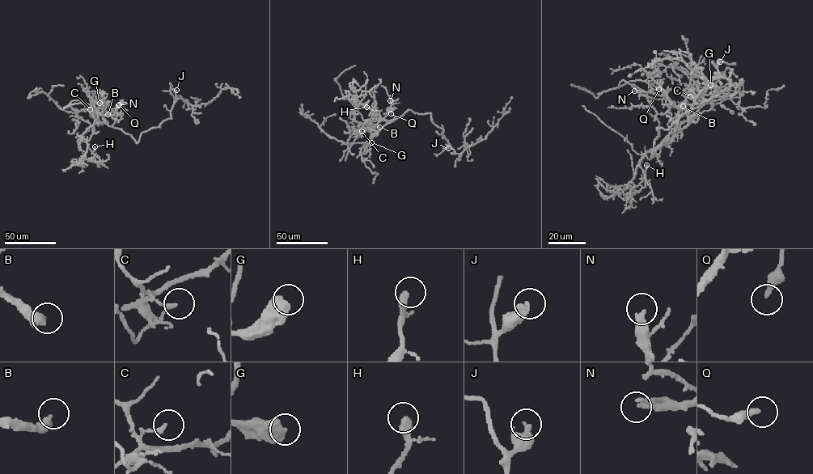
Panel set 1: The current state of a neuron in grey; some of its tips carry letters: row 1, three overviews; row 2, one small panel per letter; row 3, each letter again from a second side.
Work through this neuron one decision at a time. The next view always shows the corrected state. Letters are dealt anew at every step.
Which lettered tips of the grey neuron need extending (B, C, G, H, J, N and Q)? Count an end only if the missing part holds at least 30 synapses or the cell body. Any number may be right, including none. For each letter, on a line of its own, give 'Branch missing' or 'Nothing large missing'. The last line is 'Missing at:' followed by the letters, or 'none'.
B: Branch missing
C: Nothing large missing
G: Nothing large missing
H: Nothing large missing
J: Nothing large missing
N: Branch missing
Q: Nothing large missing
Missing at: B, N

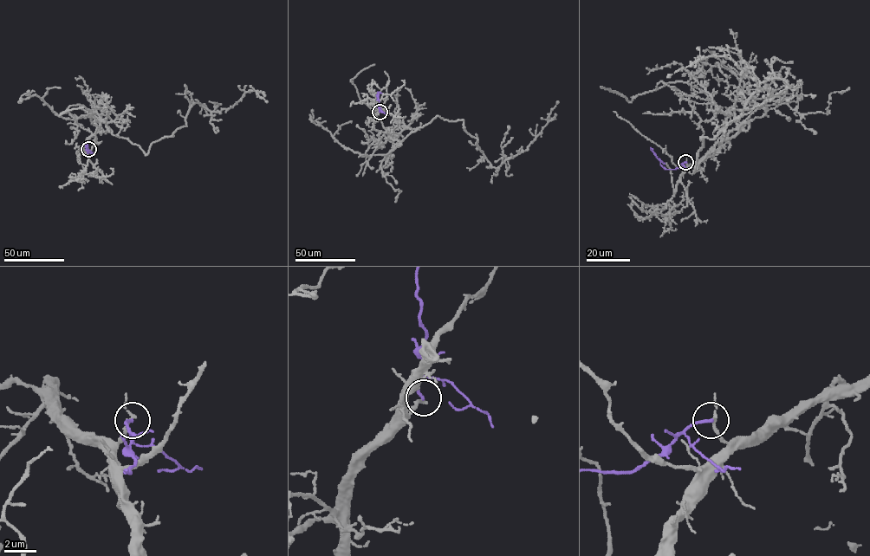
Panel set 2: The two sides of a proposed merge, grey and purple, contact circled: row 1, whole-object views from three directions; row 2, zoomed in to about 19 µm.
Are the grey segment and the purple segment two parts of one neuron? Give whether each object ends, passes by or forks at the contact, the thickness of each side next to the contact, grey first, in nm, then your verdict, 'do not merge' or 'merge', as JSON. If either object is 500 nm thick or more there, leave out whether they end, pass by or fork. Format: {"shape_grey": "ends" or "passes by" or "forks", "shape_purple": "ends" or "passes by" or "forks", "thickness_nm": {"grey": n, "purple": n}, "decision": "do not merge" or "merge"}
{"shape_grey": "passes by", "shape_purple": "ends", "thickness_nm": {"grey": 170, "purple": 190}, "decision": "do not merge"}

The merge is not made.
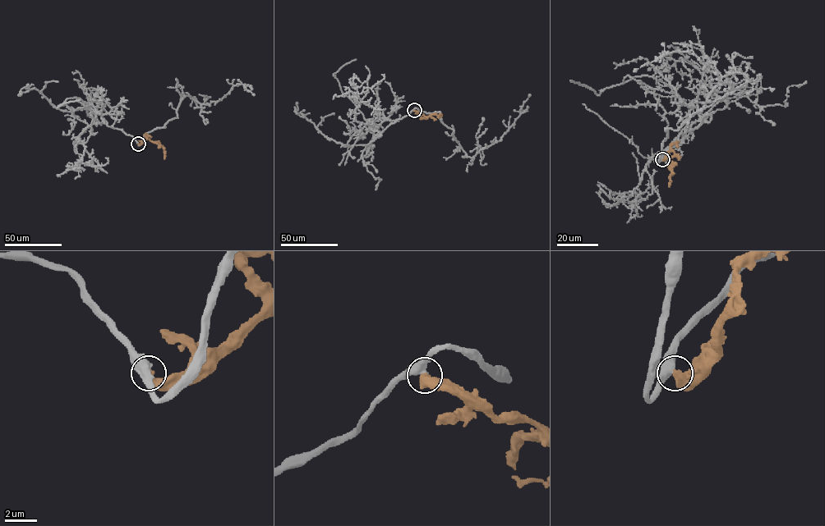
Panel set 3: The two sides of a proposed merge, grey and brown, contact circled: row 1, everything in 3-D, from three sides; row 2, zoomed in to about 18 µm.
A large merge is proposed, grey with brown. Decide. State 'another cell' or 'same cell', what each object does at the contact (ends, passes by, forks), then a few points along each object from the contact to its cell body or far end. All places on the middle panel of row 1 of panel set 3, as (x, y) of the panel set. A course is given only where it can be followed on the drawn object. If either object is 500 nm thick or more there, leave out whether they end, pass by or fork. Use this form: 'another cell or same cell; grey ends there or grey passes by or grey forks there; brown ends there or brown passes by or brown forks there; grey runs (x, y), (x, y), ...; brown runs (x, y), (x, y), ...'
another cell; grey runs (414, 110), (440, 112), (440, 121), (453, 130), (465, 153), (472, 157), (500, 139), (518, 116), (530, 94); brown runs (414, 110), (427, 116), (431, 114), (439, 116), (440, 113)

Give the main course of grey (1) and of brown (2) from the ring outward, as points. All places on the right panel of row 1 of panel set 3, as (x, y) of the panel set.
1: (662, 158), (666, 130), (700, 112), (724, 76), (747, 79), (732, 88), (686, 52), (662, 53), (633, 70)
2: (662, 159), (670, 151), (673, 151), (675, 153), (670, 157), (675, 165), (669, 186)

